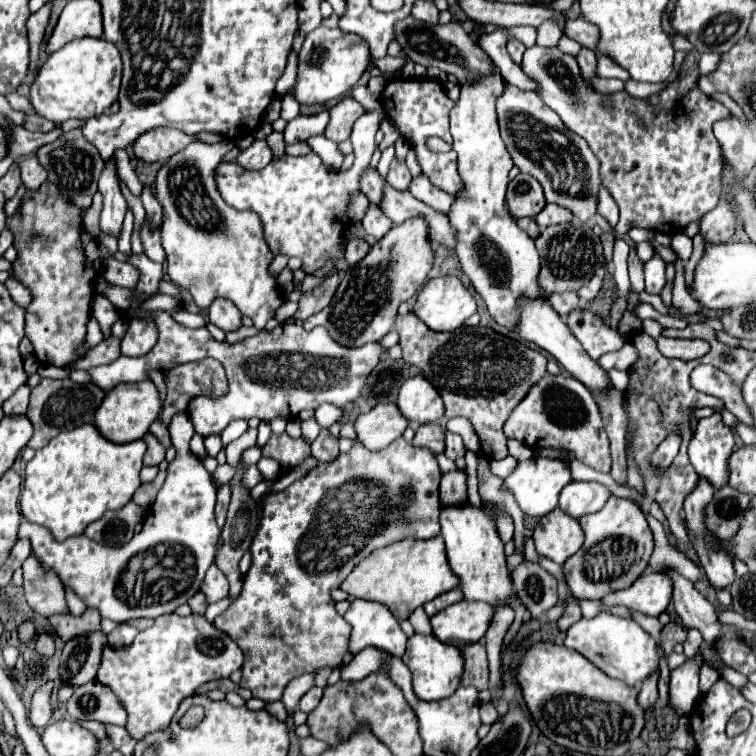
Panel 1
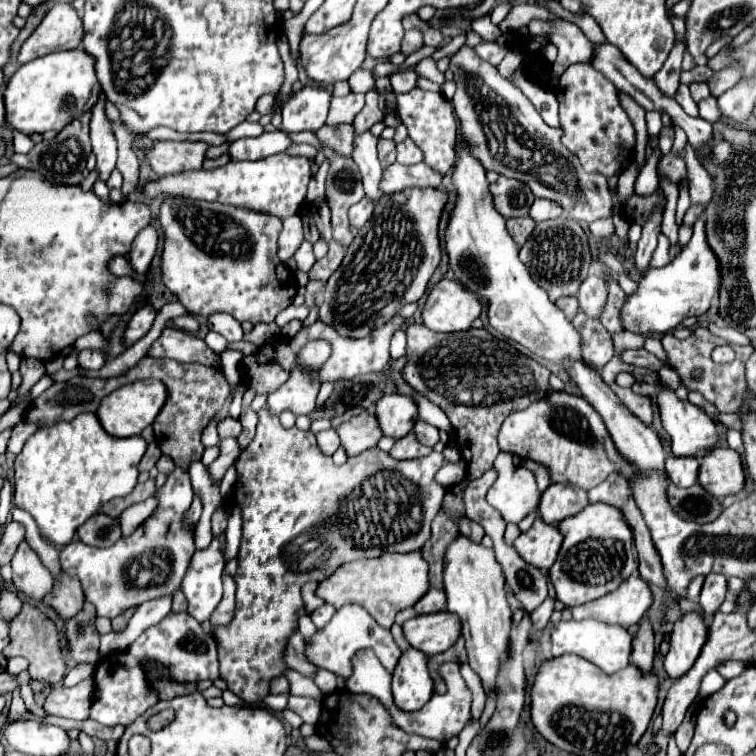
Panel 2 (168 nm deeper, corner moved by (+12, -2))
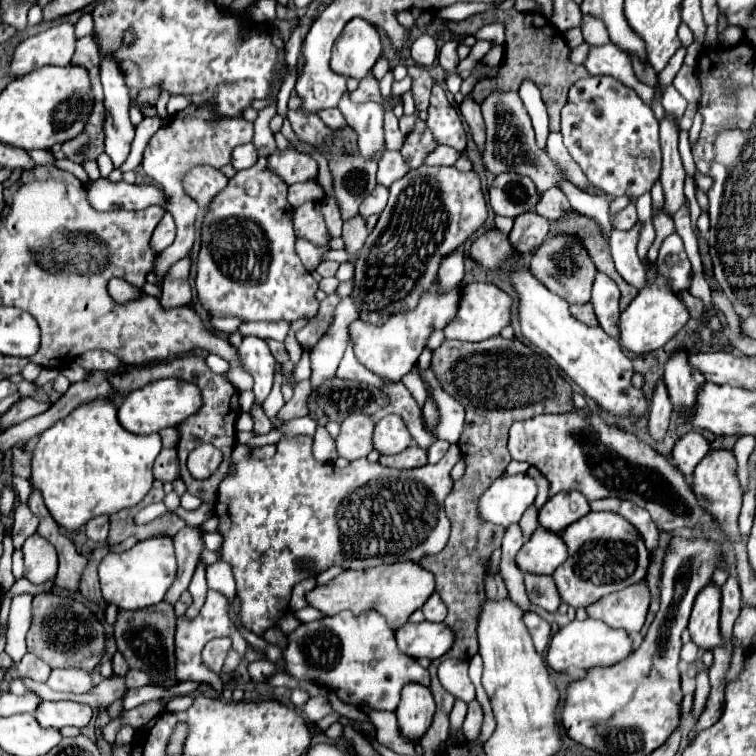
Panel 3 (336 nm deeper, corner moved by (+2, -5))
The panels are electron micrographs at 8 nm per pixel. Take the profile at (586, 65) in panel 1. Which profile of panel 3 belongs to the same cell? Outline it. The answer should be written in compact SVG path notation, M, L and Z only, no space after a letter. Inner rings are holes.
M588 76L572 84L568 102L562 108L562 136L570 156L586 174L588 182L612 196L640 196L652 188L660 174L660 138L658 122L640 96L610 76Z

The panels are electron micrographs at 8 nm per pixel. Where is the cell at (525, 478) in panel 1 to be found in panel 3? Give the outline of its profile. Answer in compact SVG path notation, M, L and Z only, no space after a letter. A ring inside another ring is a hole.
M528 474L500 476L478 502L480 516L492 524L518 524L536 498L536 482Z

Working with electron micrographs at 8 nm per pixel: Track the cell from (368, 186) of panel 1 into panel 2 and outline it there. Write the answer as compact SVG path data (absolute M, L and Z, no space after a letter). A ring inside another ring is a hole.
M340 123L340 127L328 127L324 125L320 131L316 131L318 139L324 139L324 143L336 153L342 153L346 157L352 155L352 137L354 137L354 127L350 123Z

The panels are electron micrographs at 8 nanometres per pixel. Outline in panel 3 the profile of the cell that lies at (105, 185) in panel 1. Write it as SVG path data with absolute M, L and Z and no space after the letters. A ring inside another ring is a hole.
M102 58L100 78L104 86L104 106L106 106L106 120L104 120L104 152L112 158L114 166L118 168L130 154L130 142L134 138L134 126L128 118L130 108L130 94L126 90L122 72L114 60Z

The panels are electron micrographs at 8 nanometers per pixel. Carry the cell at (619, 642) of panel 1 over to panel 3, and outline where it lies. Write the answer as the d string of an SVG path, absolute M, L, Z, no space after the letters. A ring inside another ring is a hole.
M586 618L582 622L572 620L570 624L560 628L552 636L552 642L550 642L548 654L546 654L546 662L556 672L564 672L570 666L586 670L586 668L592 668L592 666L614 666L614 664L626 660L632 652L634 652L632 640L626 634L626 630L610 628L604 622L598 622L594 618Z

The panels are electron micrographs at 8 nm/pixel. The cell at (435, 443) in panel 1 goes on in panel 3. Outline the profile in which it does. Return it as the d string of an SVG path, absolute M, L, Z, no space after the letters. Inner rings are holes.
M412 444L406 448L402 454L392 454L392 456L380 456L380 464L390 466L390 468L418 468L428 464L428 454L420 446Z

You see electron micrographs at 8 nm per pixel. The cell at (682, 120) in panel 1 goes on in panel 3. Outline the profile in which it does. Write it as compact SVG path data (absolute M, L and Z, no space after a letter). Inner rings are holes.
M526 78L526 80L522 80L518 94L520 94L530 118L532 118L532 126L534 126L534 132L538 136L538 144L546 146L546 138L550 132L548 130L548 112L546 112L546 106L542 102L538 86Z

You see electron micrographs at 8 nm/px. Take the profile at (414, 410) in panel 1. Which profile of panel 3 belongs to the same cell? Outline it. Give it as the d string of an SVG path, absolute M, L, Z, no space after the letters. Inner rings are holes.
M388 414L376 422L374 448L382 454L398 454L412 444L410 432L398 414Z

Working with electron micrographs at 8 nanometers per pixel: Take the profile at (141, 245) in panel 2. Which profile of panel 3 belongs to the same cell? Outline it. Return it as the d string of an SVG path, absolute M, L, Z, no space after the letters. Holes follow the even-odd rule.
M170 212L164 214L164 218L158 222L154 234L152 234L152 240L150 240L150 248L160 254L166 246L170 246L176 238L176 226L174 226L174 218Z

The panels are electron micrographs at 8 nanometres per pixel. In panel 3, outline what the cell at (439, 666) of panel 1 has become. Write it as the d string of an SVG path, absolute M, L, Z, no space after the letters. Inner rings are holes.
M410 682L402 688L402 700L396 708L398 728L410 738L422 738L432 724L436 702L428 686Z

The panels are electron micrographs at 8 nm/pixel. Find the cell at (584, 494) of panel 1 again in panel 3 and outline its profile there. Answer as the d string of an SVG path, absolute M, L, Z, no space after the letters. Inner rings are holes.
M558 492L542 506L542 510L538 512L538 520L546 530L560 534L566 526L586 516L588 512L590 504L586 496L578 492Z

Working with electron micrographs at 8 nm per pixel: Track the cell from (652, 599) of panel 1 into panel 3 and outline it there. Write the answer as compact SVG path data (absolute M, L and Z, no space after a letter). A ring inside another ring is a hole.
M638 582L626 590L608 594L586 608L588 618L606 622L612 628L624 628L628 634L640 632L650 606L650 590L646 582Z

